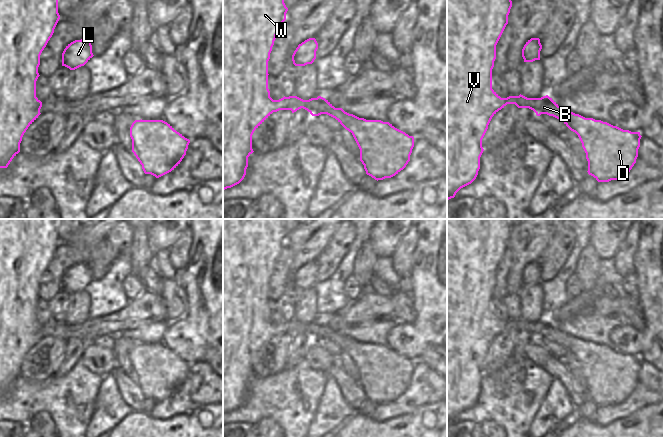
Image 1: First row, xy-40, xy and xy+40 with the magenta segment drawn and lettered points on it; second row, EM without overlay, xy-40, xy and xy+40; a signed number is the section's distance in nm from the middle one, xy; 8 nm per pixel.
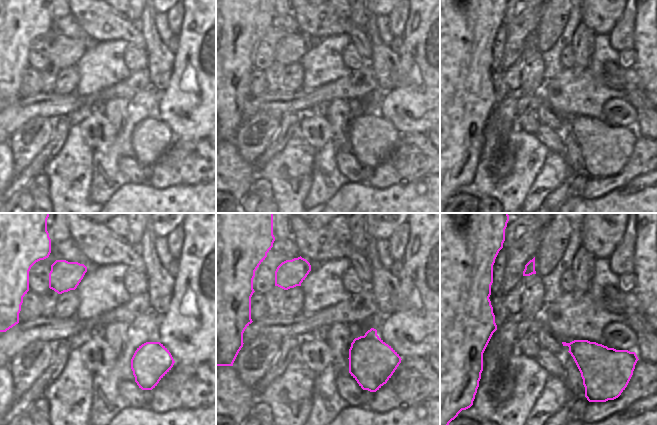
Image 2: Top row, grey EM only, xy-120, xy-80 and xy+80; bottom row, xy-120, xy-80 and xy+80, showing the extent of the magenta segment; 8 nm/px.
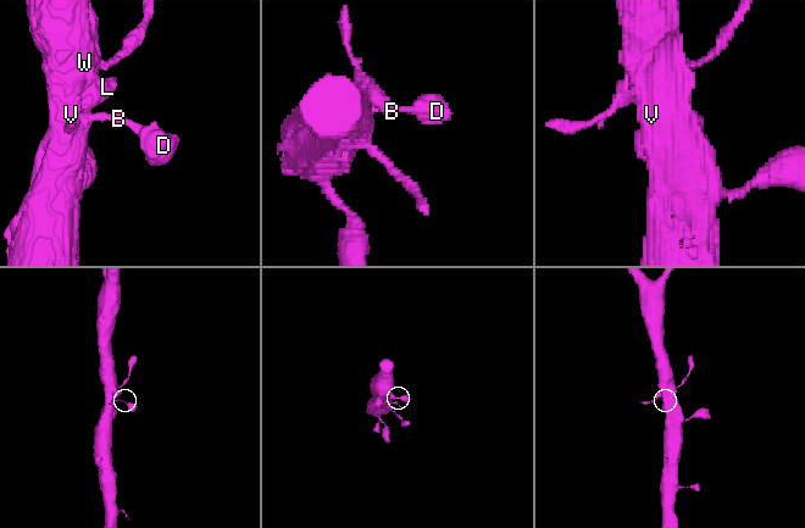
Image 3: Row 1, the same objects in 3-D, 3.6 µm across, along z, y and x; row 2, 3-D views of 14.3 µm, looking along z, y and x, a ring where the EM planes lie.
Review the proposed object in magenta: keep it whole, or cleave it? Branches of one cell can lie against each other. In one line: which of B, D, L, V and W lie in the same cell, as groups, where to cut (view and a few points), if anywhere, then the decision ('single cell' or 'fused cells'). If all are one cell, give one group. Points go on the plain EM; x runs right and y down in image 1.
groups B D L V W; cut none; single cell

